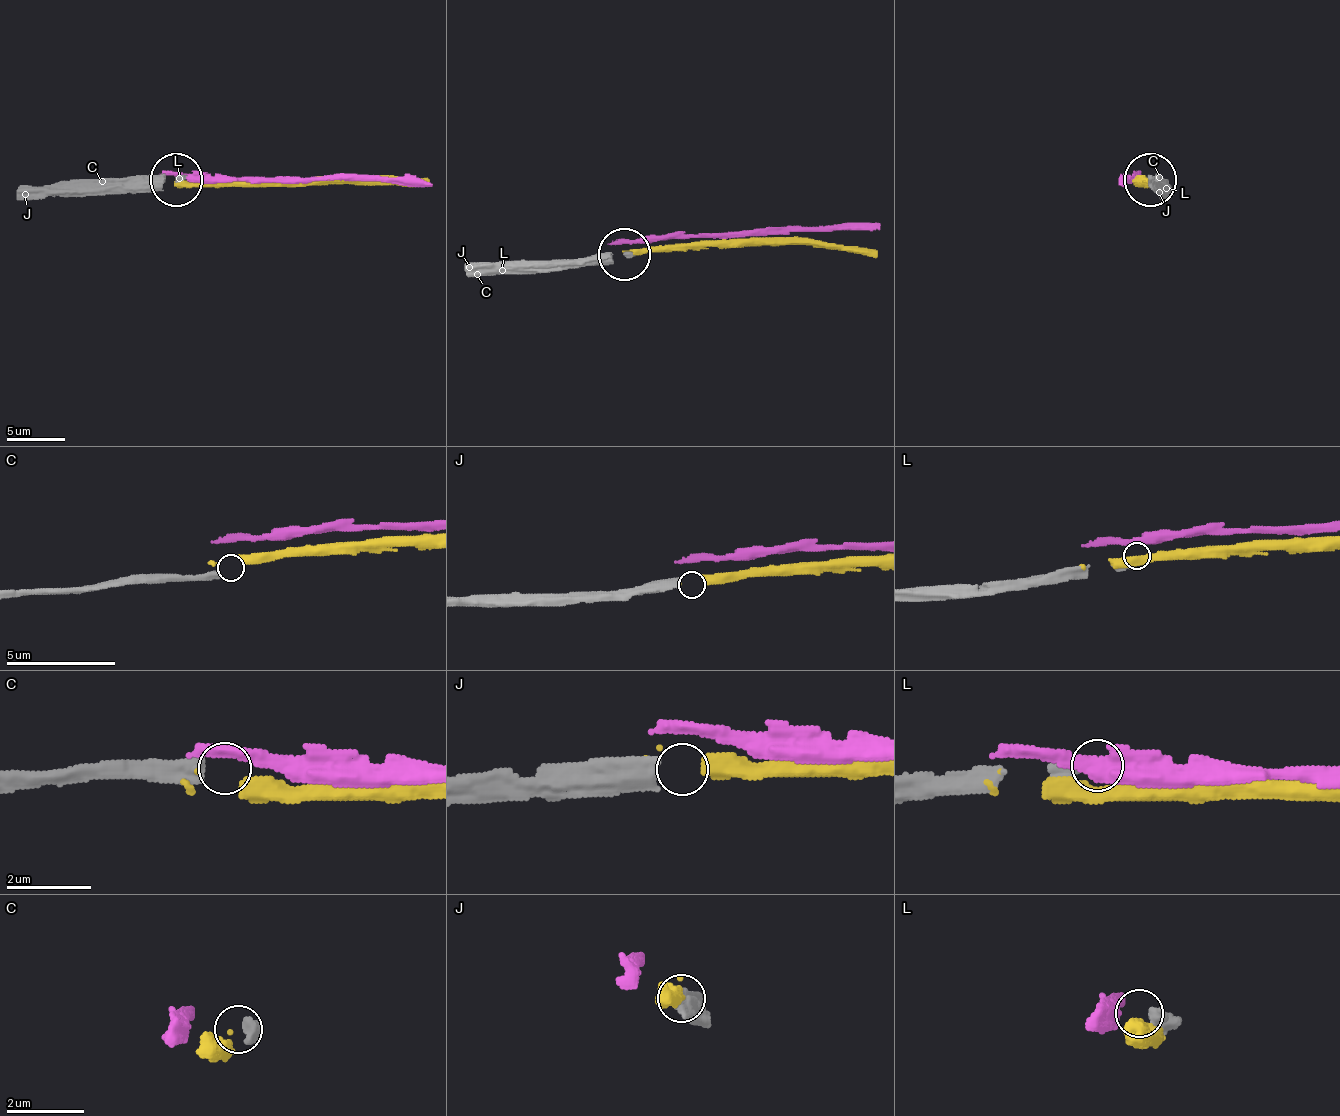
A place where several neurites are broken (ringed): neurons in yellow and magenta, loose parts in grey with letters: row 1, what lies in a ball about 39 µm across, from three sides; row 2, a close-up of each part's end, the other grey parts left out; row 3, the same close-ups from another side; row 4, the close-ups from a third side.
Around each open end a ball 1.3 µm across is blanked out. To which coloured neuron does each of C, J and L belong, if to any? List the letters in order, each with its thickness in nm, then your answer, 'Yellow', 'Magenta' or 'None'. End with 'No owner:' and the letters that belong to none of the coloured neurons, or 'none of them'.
C: Thickness 380 nm. None
J: Thickness 400 nm. Yellow
L: Thickness 320 nm. None
No owner: C, L

